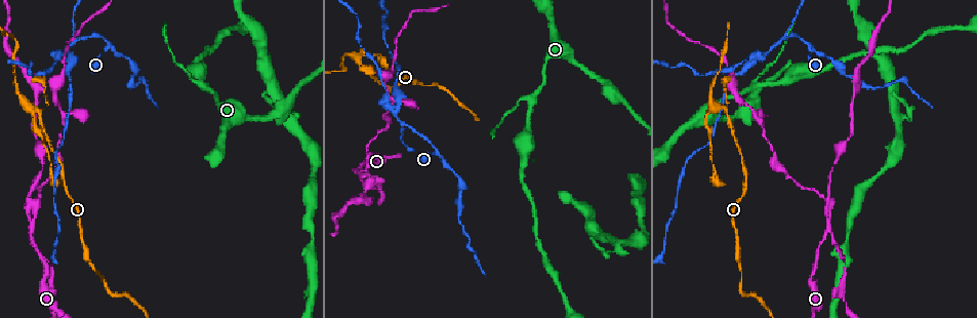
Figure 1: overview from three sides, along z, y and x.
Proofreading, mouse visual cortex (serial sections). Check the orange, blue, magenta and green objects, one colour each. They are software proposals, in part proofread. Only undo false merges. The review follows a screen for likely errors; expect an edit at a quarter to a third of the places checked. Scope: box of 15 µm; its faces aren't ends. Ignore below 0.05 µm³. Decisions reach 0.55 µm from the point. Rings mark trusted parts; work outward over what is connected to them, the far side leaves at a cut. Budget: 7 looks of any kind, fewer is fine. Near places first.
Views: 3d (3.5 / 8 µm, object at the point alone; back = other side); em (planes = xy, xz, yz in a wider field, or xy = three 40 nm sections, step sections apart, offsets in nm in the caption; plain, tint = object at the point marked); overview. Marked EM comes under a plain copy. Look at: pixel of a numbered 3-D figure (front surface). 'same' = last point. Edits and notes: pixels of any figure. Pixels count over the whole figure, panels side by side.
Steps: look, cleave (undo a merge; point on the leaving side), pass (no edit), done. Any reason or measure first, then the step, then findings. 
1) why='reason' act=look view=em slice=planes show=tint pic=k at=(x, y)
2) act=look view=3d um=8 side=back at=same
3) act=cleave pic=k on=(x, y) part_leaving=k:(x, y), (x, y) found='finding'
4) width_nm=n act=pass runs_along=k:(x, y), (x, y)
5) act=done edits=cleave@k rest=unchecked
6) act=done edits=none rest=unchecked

why='three-way junction' act=look view=3d um=8 pic=1 at=(109, 47)

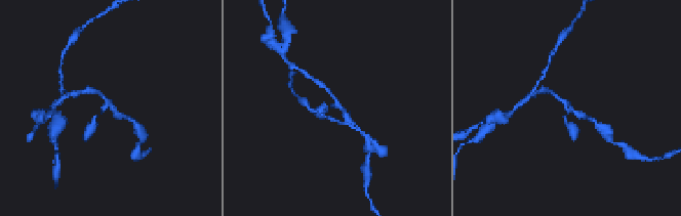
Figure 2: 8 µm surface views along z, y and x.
act=look view=3d um=3.5 pic=2 at=(107, 102)

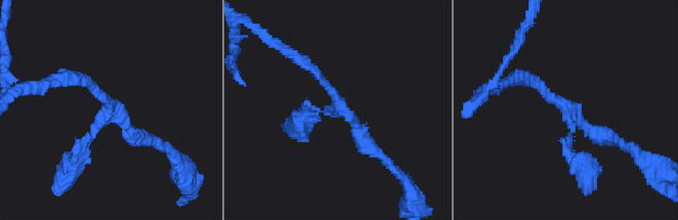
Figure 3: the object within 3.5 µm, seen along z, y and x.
arms=3 arm_widths_nm=150,150,250 act=look view=em slice=xy step=5 show=tint pic=3 at=(106, 112)

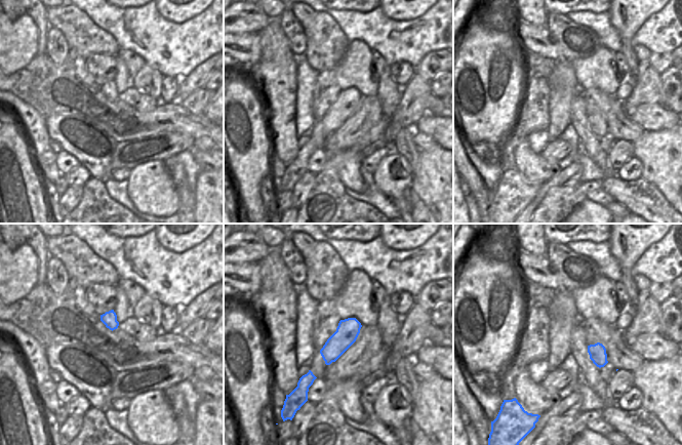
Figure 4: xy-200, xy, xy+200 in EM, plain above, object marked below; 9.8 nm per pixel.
act=pass runs_along=3:(580, 163), (566, 150), (569, 113), (524, 78) found='all the same cell'

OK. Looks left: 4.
why='three-way junction' act=look view=em slice=xy step=5 show=tint pic=1 at=(74, 40)

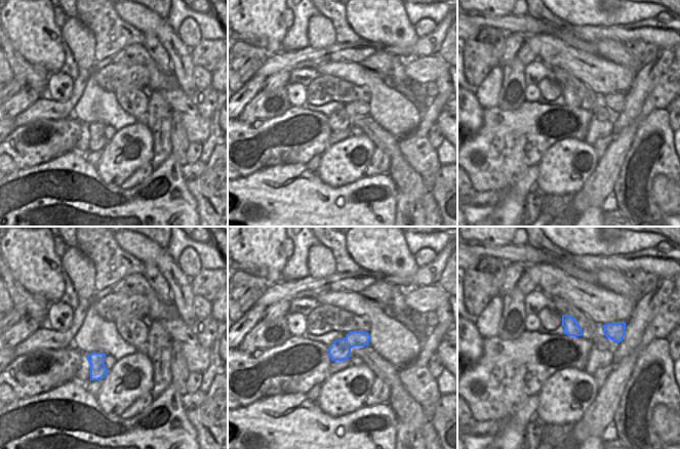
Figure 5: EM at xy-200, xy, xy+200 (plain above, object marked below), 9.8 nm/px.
act=look view=3d um=3.5 side=back at=same

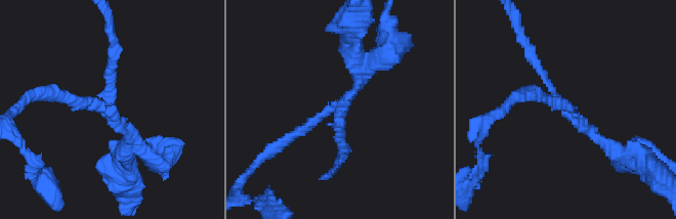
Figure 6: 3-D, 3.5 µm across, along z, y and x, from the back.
width_nm=200 act=cleave pic=6 on=(361, 33) part_leaving=6:(337, 108), (360, 80), (352, 33) found='two cells meet here'

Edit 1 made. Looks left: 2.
act=done edits=cleave@6 rest=unchecked

